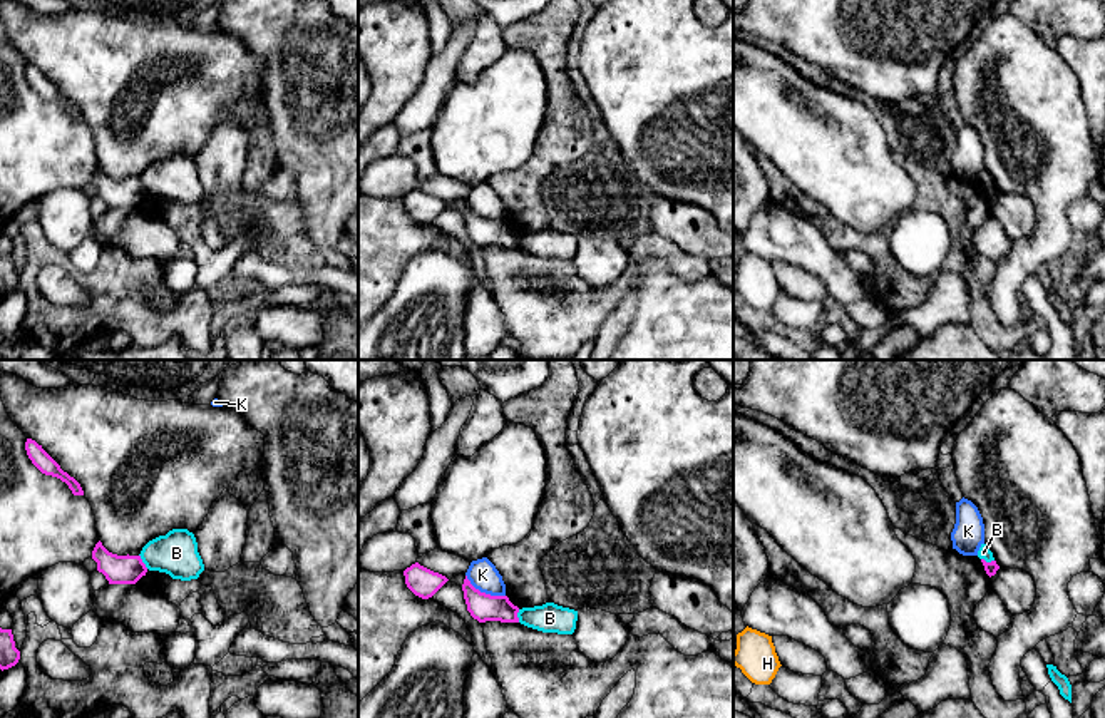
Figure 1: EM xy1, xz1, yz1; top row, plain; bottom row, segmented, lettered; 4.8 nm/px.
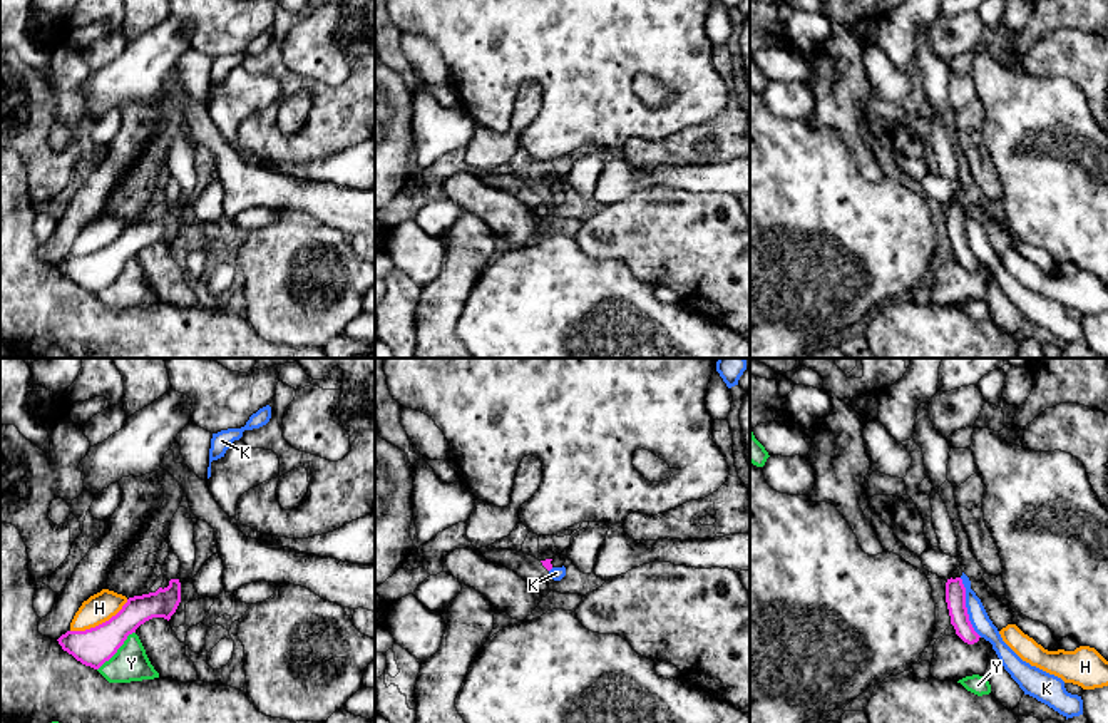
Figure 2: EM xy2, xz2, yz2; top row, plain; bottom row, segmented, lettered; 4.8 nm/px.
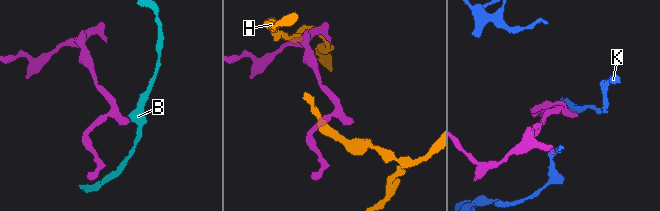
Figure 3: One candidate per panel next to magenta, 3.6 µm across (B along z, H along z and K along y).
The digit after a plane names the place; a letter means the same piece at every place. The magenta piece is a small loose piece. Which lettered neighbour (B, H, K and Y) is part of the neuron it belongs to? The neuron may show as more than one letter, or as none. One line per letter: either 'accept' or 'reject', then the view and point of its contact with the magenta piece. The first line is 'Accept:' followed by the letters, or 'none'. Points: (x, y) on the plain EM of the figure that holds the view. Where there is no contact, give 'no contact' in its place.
Accept: none
B: reject; contact xy1 (141, 186)
H: reject; contact xy2 (99, 250)
K: reject; contact yz2 (966, 233)
Y: reject; contact xy2 (117, 273)

